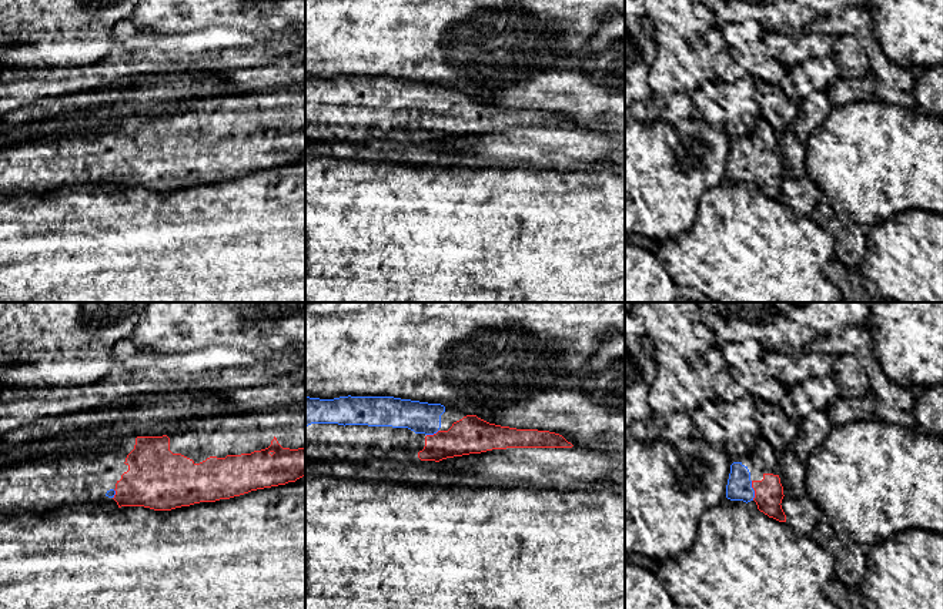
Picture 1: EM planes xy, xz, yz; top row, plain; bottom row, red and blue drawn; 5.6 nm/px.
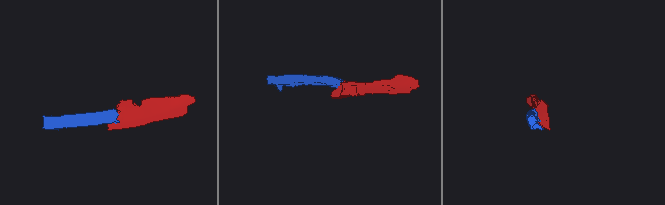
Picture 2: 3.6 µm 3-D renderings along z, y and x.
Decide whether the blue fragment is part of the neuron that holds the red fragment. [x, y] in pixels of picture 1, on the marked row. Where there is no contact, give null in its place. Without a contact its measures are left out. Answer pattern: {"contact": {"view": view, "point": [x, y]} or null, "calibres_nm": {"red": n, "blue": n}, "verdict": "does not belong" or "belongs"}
{"contact": {"view": "xz", "point": [434, 434]}, "calibres_nm": {"red": 200, "blue": 180}, "verdict": "belongs"}

